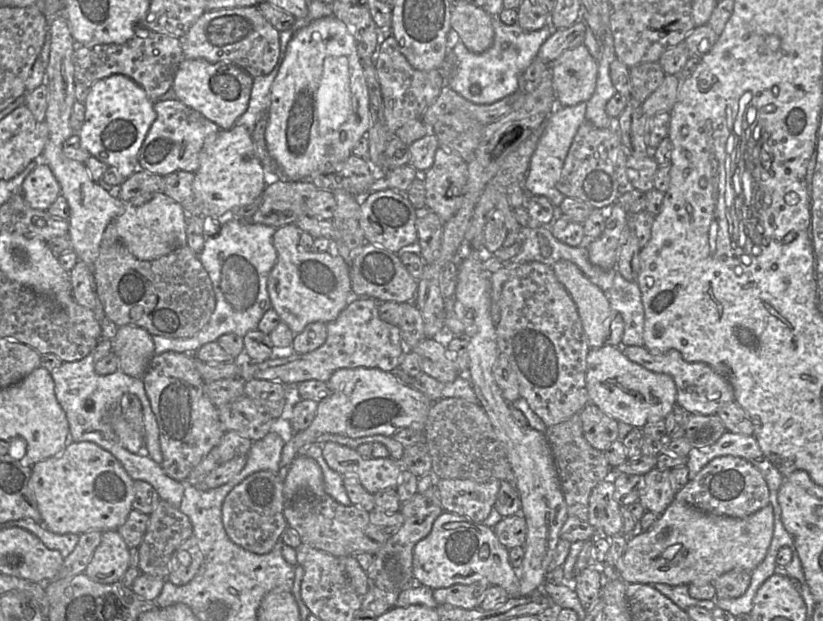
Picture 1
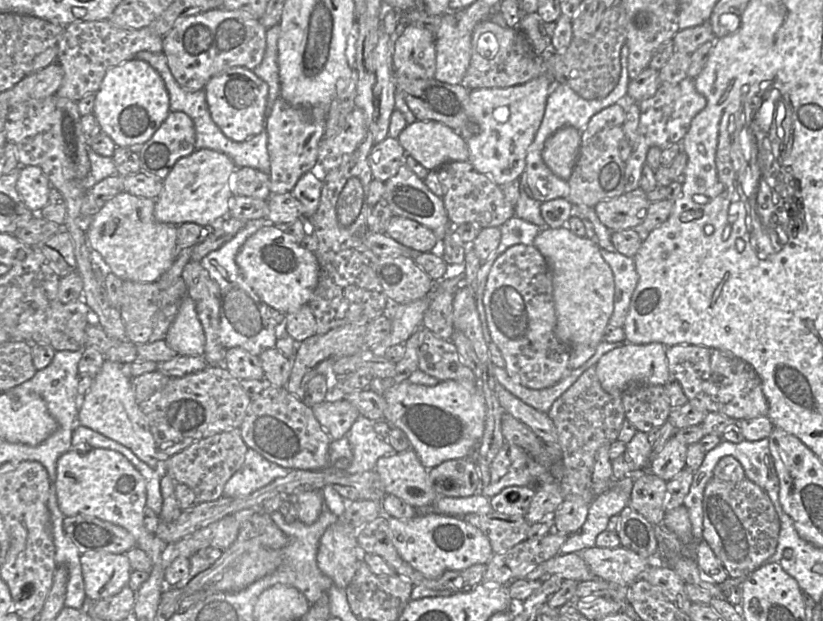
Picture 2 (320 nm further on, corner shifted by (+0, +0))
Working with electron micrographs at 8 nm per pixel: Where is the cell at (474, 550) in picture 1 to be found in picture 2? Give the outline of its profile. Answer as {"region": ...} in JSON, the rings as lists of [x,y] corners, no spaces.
{"region":[[[429,512],[411,519],[388,517],[393,545],[400,557],[425,577],[435,579],[450,570],[487,564],[494,555],[489,539],[461,517]]]}

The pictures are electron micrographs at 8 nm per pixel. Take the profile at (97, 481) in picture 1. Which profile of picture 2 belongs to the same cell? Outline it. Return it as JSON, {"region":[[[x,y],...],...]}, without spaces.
{"region":[[[93,448],[88,453],[79,453],[71,449],[62,454],[57,461],[55,485],[58,506],[65,517],[90,516],[121,526],[132,534],[137,546],[150,558],[152,566],[160,562],[166,544],[155,534],[148,532],[144,525],[144,510],[147,507],[145,480],[125,456],[103,448]]]}

